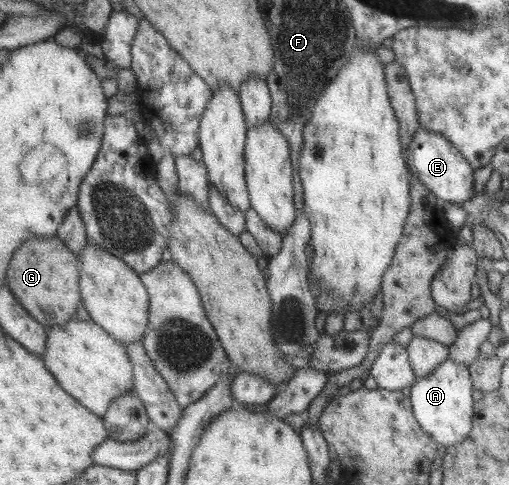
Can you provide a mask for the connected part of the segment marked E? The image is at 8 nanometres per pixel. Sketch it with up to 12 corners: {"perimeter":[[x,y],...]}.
{"perimeter":[[419,126],[410,171],[441,204],[471,200],[473,168],[437,132]]}

